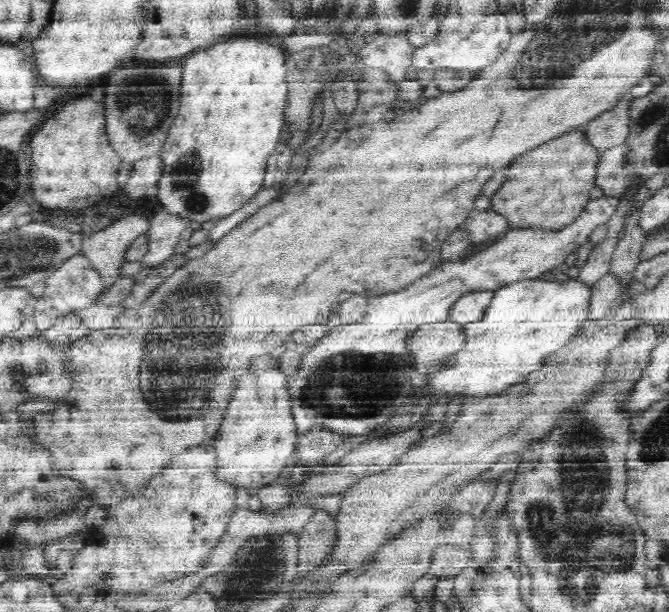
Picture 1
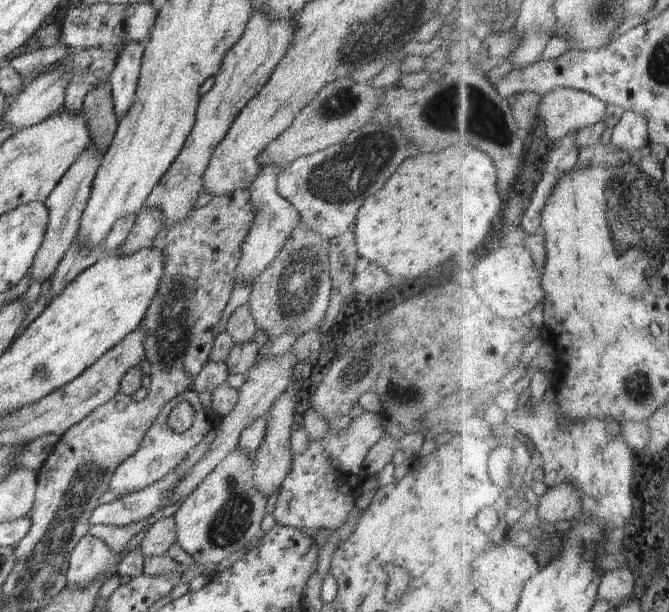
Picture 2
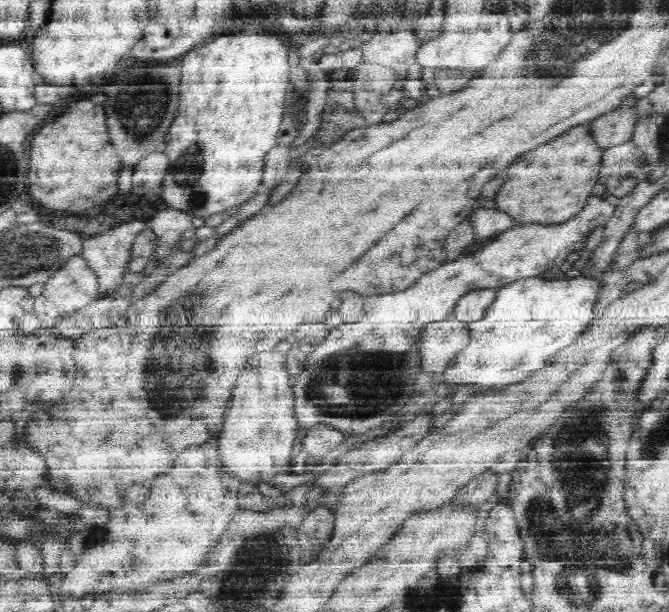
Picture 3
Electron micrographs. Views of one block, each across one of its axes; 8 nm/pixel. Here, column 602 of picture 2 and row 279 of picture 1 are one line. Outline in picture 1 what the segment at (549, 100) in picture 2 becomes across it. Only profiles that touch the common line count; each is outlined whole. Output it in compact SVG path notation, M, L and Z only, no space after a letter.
M131 214L112 223L105 228L106 230L102 230L102 232L84 236L81 254L88 259L90 267L100 275L100 282L104 282L104 288L114 286L115 282L120 280L120 270L122 270L122 266L128 261L127 252L130 250L131 244L138 239L140 234L148 232L149 228L149 219L142 215Z

